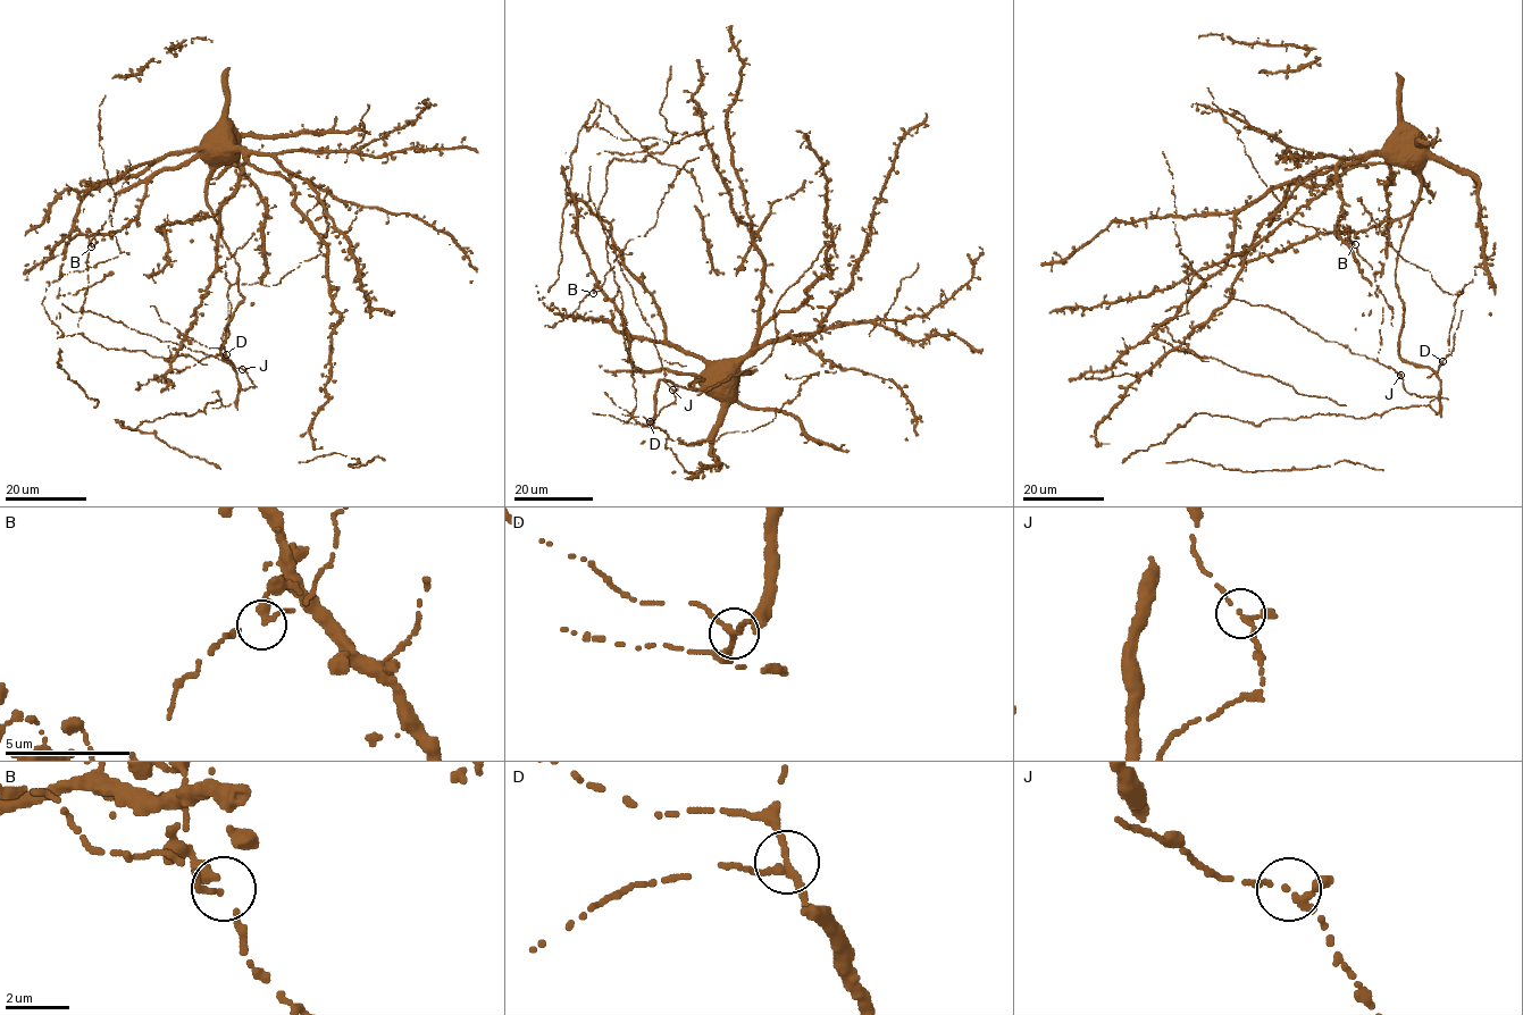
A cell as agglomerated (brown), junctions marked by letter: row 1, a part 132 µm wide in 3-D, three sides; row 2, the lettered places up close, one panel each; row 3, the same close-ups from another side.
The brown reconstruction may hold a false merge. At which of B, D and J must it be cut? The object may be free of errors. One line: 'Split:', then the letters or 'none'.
Split: none

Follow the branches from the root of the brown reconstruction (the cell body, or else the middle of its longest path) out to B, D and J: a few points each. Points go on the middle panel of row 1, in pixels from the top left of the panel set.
B: (727, 392), (694, 376), (634, 368), (619, 310), (596, 286), (593, 293)
D: (727, 392), (693, 389), (689, 384), (699, 377), (703, 379), (694, 383), (694, 389), (660, 380), (650, 421)
J: (727, 392), (693, 389), (699, 377), (694, 389), (660, 380), (651, 425), (675, 401), (672, 389)

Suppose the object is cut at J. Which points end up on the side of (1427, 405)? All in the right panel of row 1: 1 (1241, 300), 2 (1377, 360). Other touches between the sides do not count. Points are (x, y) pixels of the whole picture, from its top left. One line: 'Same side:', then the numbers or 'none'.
Same side: none

